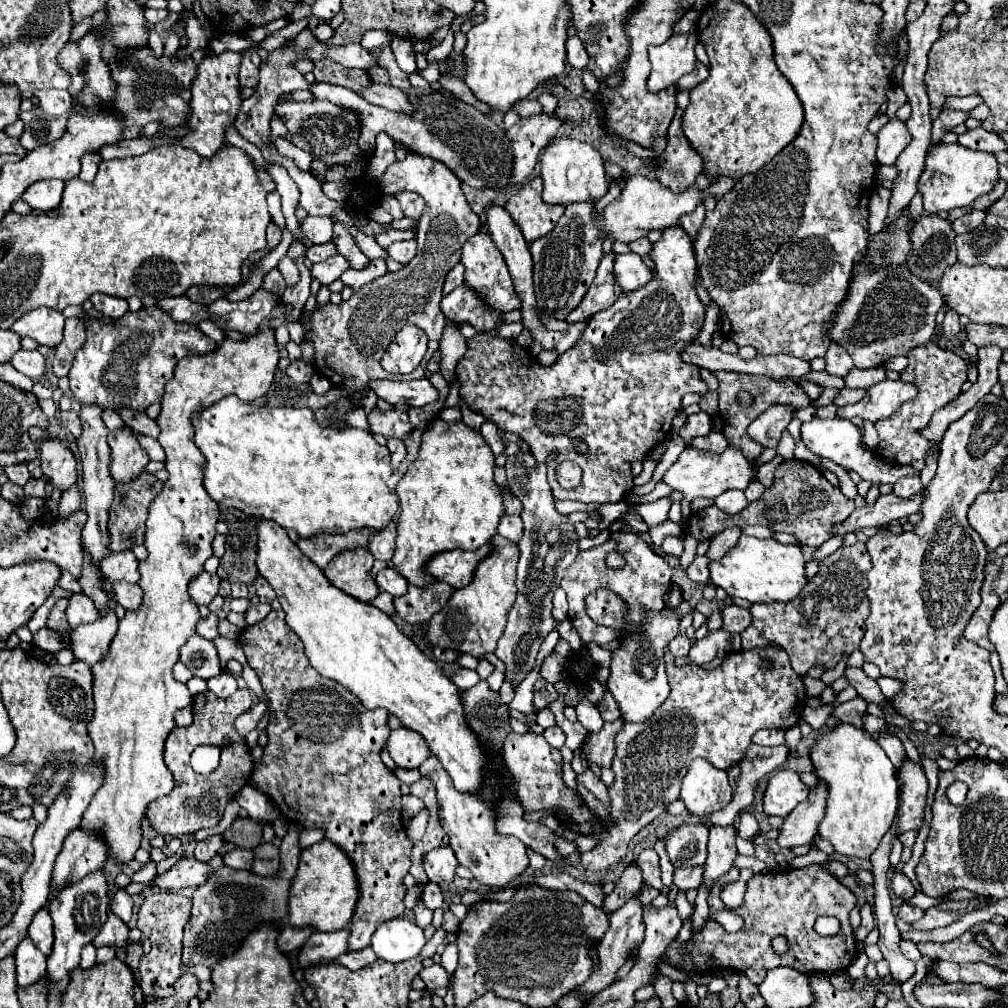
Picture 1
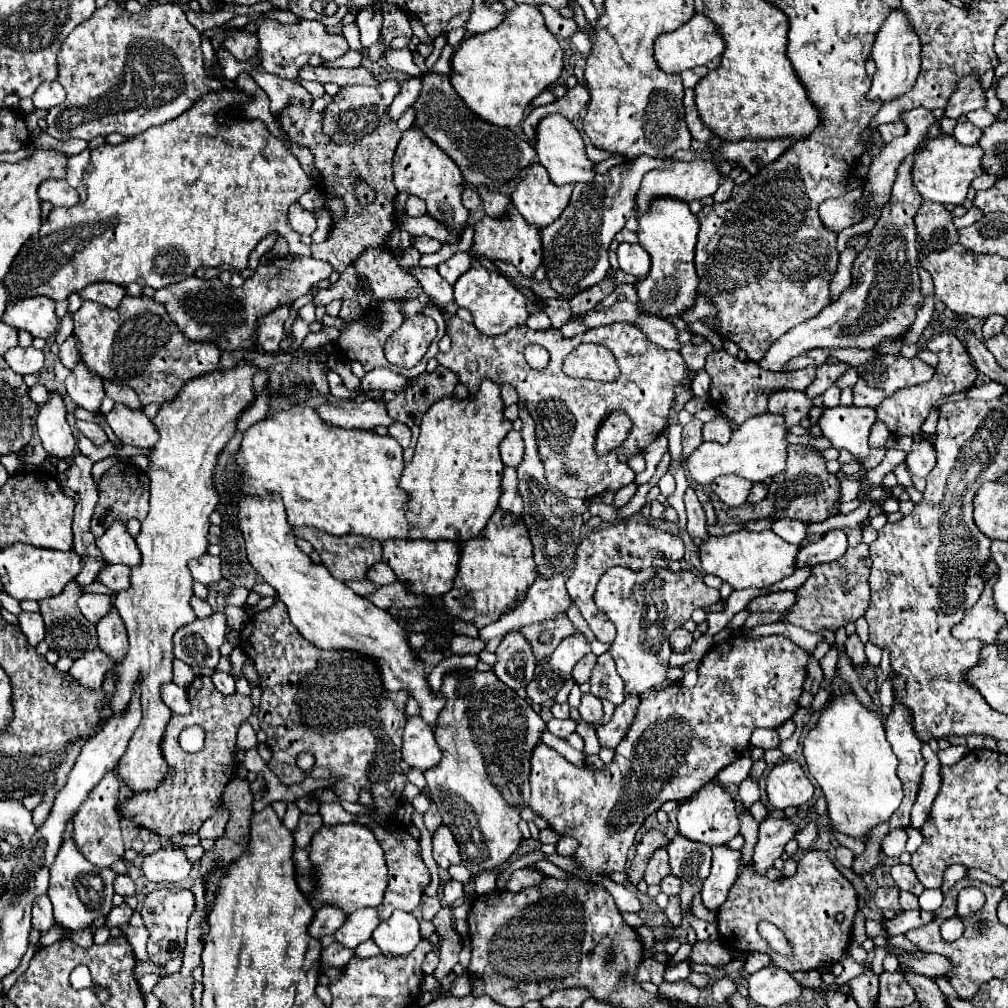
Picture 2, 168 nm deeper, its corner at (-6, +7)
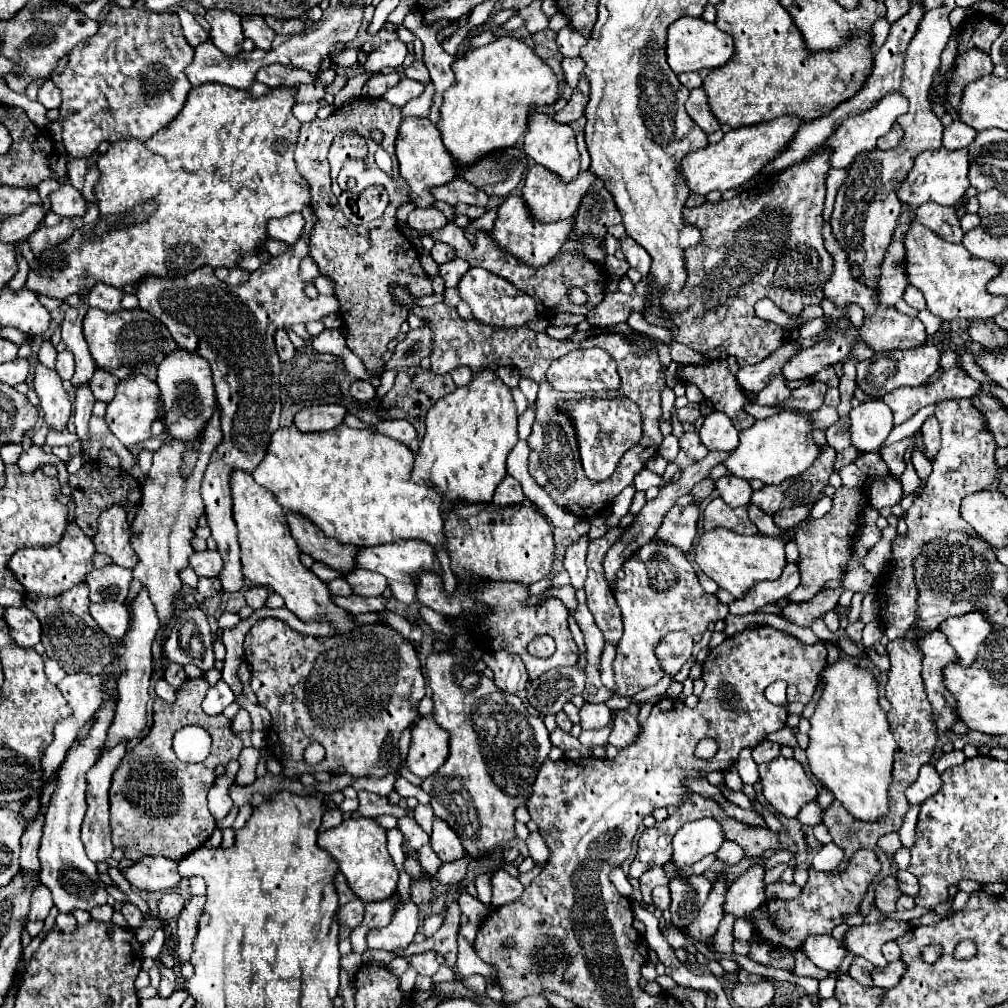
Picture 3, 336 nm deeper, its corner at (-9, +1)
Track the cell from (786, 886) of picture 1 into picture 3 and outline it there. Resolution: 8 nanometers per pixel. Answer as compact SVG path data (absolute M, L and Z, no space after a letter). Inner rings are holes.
M859 850L847 872L817 872L813 866L809 868L809 880L803 886L801 894L793 900L767 900L757 910L745 916L757 930L759 938L769 942L775 948L787 948L787 950L801 950L803 942L811 934L831 934L831 930L845 922L849 914L855 914L859 910L861 898L865 894L865 888L871 884L871 880L881 870L881 864L877 856L869 850Z

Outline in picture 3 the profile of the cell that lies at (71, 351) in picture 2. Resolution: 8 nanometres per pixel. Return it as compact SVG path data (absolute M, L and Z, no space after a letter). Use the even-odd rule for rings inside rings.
M63 350L57 354L57 374L63 380L71 380L73 378L73 370L75 370L75 362L73 362L73 354L69 350Z

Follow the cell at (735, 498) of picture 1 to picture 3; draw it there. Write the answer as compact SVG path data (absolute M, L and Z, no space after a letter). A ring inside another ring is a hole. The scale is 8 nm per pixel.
M727 476L715 482L715 490L719 492L719 498L731 508L747 506L753 494L753 488L749 482L743 482L741 478L727 478Z

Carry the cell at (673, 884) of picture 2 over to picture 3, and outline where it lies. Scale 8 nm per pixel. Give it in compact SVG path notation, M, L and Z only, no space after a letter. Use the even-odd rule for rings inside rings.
M661 886L657 890L653 890L653 904L661 910L669 908L669 902L671 902L671 894L669 894L669 888L667 886Z

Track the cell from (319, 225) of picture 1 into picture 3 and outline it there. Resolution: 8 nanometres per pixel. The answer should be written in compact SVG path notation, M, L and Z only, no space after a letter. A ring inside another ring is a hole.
M293 212L293 214L287 214L283 218L271 220L267 230L269 230L269 238L293 244L293 242L297 242L301 238L303 226L305 226L303 216L299 212Z

